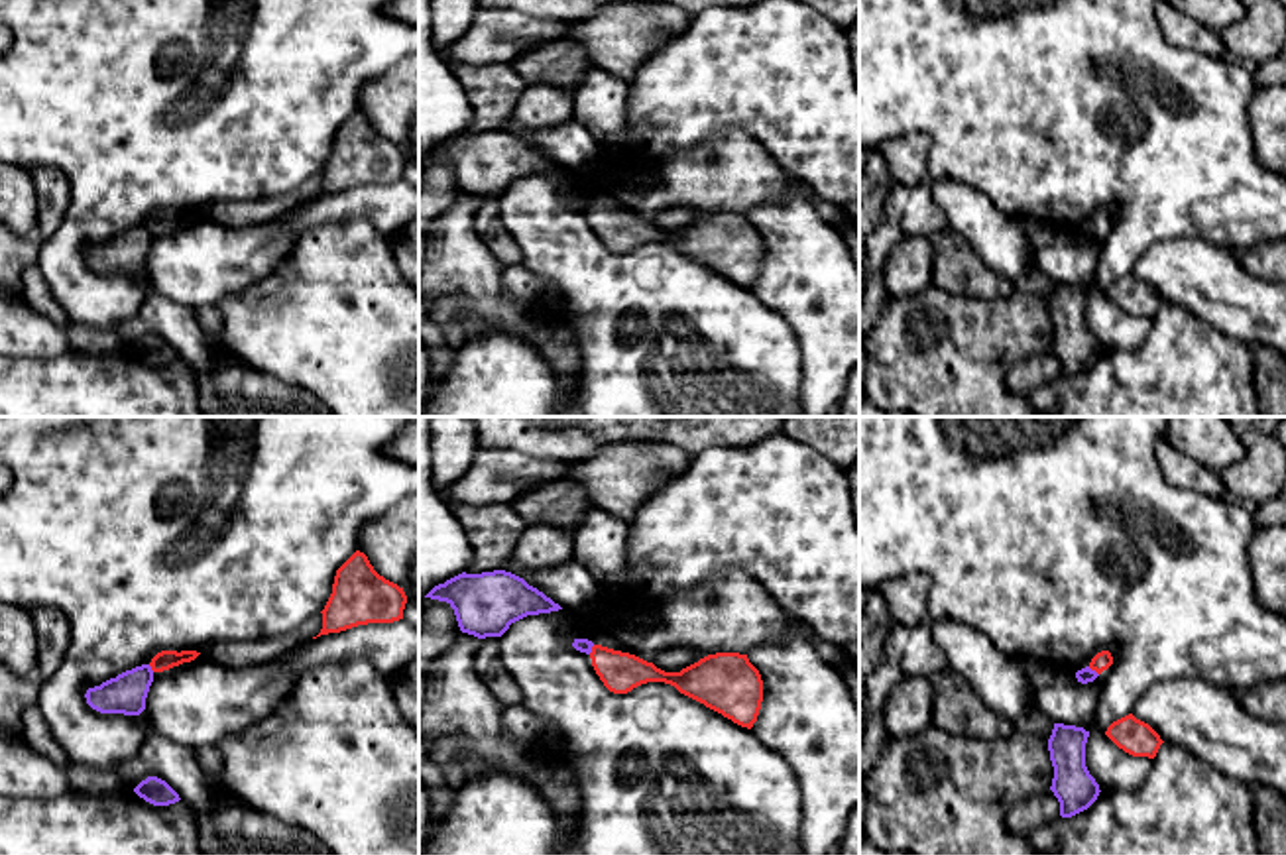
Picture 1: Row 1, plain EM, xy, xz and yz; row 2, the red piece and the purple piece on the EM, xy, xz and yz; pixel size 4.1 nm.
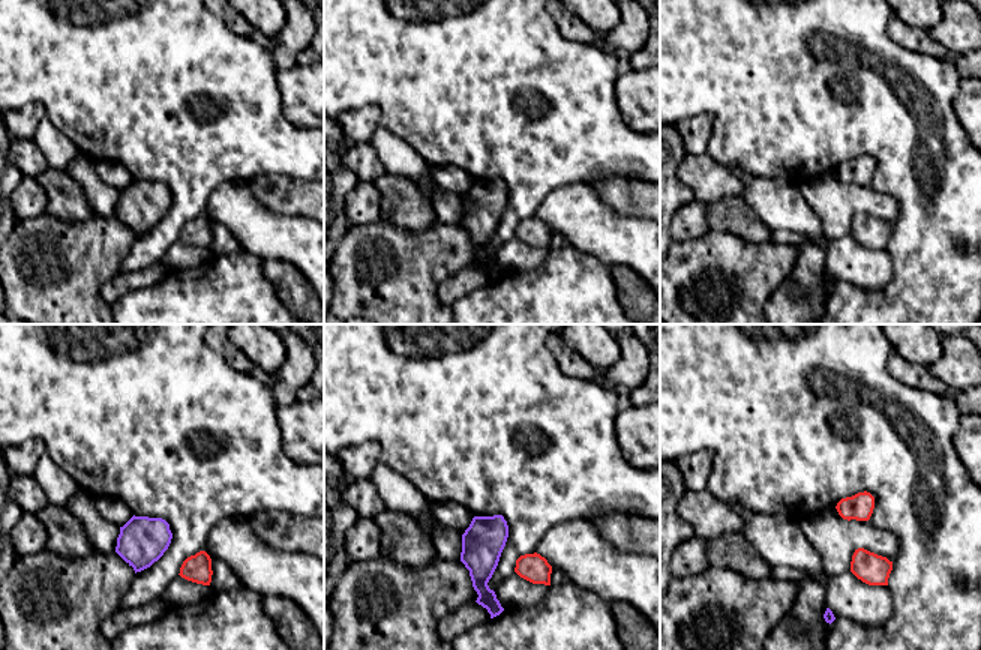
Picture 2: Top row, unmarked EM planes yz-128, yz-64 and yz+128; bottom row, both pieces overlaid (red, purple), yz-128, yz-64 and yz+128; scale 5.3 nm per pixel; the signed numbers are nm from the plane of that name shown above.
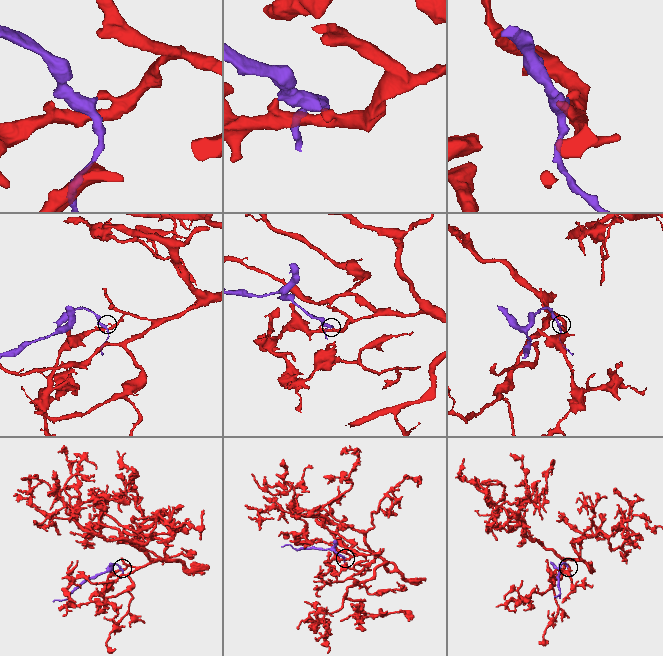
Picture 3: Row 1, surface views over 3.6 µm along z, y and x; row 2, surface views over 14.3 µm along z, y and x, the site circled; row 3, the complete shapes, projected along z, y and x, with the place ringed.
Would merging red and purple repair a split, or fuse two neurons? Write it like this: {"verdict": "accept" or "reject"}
{"verdict": "reject"}

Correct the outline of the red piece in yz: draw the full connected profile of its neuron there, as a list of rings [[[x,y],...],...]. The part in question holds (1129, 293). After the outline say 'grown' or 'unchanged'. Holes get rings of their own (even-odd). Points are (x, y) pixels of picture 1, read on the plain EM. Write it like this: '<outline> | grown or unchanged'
[[[1133,273],[1113,281],[1105,295],[1133,316],[1154,318],[1164,303],[1148,283],[1137,279]]] | unchanged

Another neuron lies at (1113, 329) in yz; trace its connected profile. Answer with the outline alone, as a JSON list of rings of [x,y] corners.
[[[1091,291],[1085,303],[1085,326],[1101,352],[1139,350],[1154,318],[1133,316],[1119,309],[1105,293]]]

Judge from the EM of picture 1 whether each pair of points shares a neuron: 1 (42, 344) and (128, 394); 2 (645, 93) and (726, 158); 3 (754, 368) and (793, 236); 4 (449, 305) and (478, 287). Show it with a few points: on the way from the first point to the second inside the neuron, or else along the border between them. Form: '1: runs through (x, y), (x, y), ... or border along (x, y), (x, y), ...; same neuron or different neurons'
1: border along (69, 346), (56, 356), (20, 358); different neurons
2: border along (754, 140), (716, 130), (663, 158); different neurons
3: border along (752, 287), (789, 325), (799, 346); different neurons
4: border along (459, 293), (465, 299), (465, 313), (451, 333); different neurons

